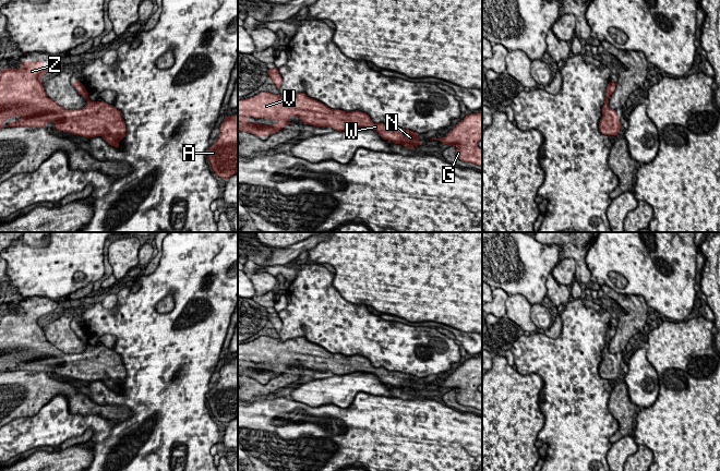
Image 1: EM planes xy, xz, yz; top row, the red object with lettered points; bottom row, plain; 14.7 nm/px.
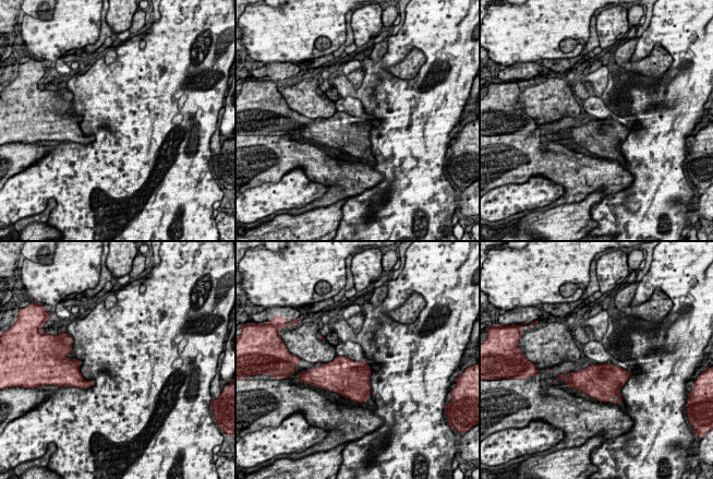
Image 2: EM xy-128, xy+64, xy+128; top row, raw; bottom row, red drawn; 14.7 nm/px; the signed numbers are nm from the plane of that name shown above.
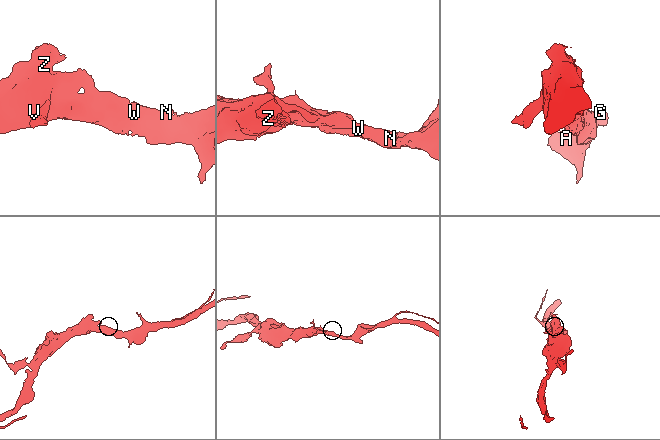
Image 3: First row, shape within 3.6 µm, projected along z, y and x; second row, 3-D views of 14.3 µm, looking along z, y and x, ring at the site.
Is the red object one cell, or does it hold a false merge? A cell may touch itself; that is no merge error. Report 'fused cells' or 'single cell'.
single cell

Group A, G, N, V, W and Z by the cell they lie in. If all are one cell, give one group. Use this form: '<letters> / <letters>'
A G N V W Z

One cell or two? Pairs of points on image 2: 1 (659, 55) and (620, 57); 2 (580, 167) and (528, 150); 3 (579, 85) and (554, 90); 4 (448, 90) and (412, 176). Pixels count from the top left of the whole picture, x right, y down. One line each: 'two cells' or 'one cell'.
1: one cell
2: one cell
3: two cells
4: one cell

